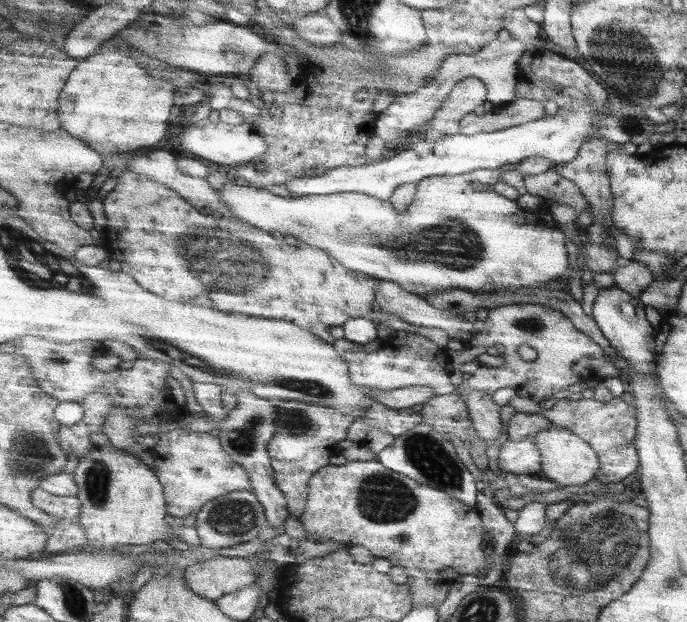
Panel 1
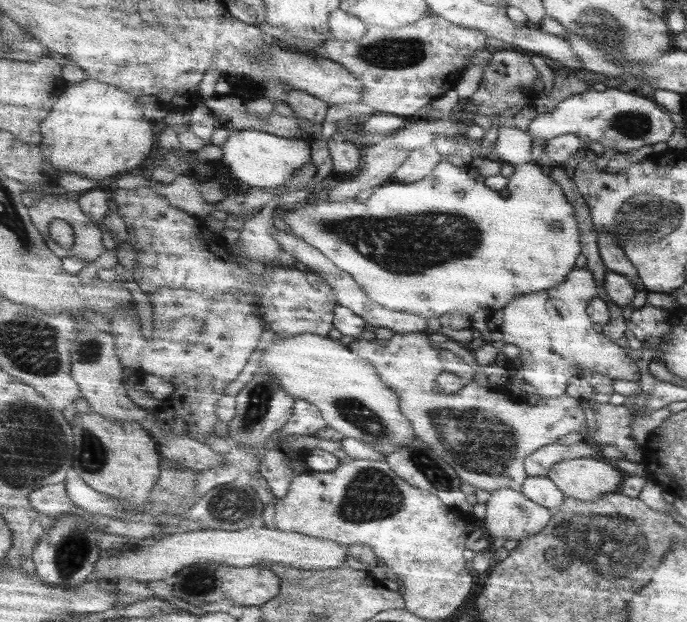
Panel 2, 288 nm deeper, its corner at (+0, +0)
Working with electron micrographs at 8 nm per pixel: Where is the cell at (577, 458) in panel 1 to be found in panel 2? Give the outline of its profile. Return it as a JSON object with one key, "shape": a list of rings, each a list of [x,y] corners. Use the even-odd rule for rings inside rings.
{"shape":[[[571,458],[559,462],[549,478],[567,498],[597,500],[605,494],[619,494],[627,474],[603,458]]]}

